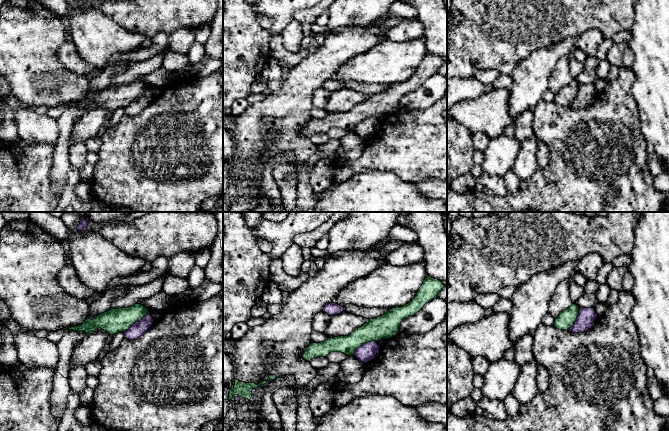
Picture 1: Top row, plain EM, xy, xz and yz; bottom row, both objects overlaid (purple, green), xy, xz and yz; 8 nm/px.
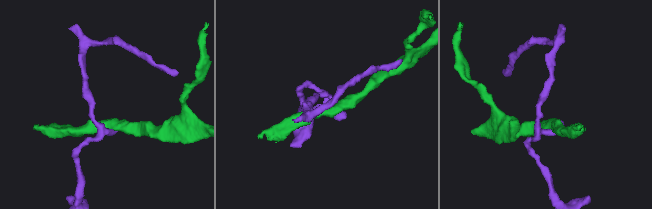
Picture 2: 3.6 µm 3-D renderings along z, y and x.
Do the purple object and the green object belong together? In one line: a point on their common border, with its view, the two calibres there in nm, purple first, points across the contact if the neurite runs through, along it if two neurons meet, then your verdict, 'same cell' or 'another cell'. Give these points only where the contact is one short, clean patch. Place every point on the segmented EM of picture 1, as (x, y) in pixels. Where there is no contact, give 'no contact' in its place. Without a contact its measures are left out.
contact xy (136, 322); calibres 110 and 190 nm; border xy (148, 311), (124, 332); another cell

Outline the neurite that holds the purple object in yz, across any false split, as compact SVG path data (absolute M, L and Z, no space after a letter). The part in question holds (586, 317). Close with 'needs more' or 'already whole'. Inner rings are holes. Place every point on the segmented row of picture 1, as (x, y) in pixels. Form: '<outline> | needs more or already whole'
M581 308L574 325L569 329L572 333L585 332L592 328L595 319L598 317L594 308Z | already whole

